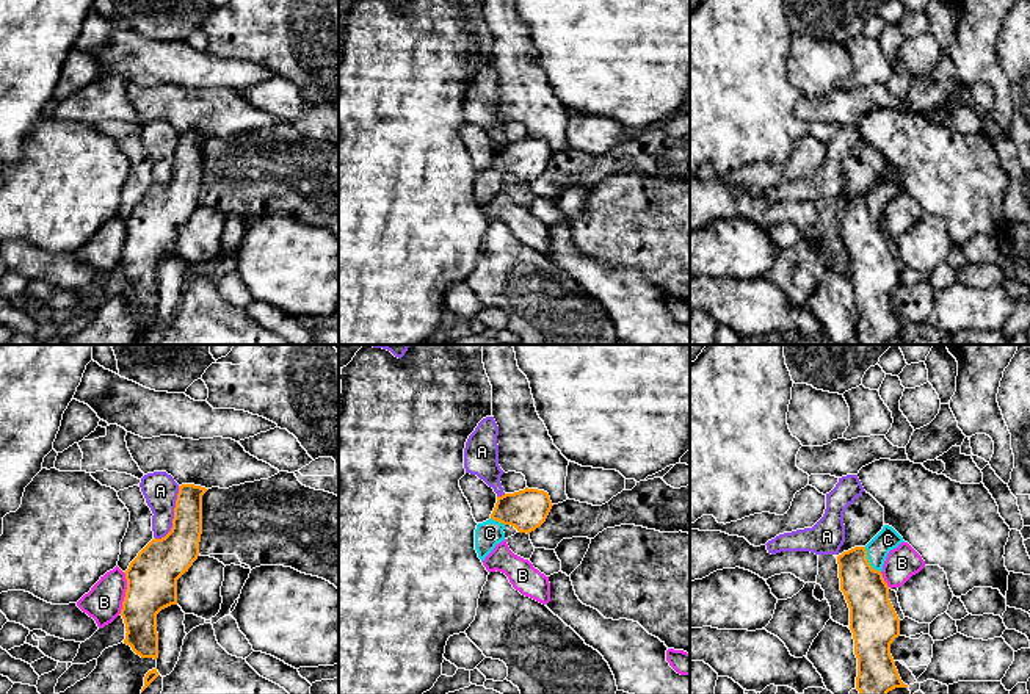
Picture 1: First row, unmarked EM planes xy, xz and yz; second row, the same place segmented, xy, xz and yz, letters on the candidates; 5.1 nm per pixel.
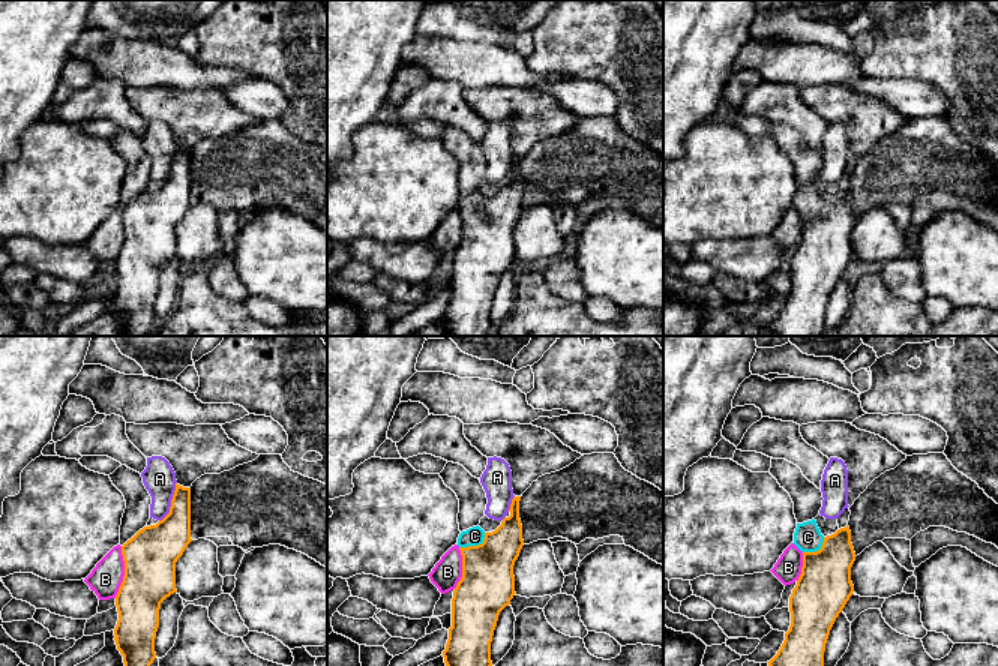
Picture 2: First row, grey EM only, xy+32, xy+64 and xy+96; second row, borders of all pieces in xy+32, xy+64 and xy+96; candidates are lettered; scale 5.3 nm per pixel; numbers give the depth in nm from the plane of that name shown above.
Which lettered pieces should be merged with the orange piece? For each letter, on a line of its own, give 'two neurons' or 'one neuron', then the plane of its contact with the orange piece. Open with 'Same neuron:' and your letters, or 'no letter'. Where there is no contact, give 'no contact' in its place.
Same neuron: C
A: two neurons; contact in xy
B: two neurons; contact in xy
C: one neuron; contact in yz

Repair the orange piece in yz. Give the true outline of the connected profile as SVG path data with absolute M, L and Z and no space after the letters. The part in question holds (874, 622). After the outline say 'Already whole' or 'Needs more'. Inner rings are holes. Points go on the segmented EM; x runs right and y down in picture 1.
M884 525L865 547L837 556L840 591L850 608L859 694L887 694L895 688L908 688L890 655L890 644L900 636L900 619L881 573L889 551L901 542L903 537Z. Needs more

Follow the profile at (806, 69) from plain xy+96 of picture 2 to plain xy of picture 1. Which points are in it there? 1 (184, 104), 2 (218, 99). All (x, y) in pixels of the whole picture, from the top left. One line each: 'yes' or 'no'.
1: no
2: no

